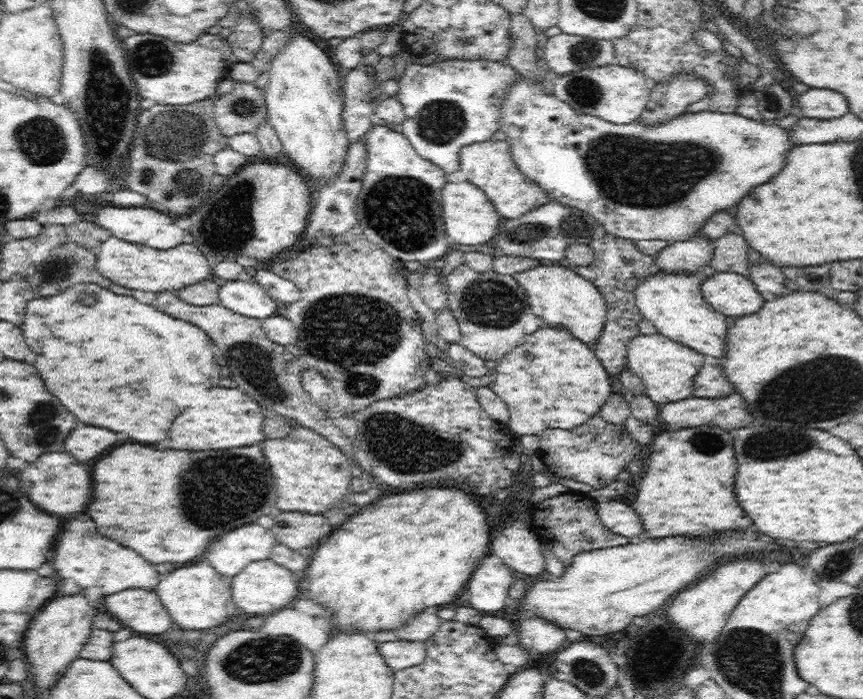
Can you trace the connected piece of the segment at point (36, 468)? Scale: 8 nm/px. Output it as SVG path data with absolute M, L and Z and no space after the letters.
M68 452L42 454L36 462L28 464L22 470L20 482L36 507L49 514L80 512L80 510L84 510L84 506L90 502L90 496L92 496L92 482L90 482L90 474L88 474L86 466Z

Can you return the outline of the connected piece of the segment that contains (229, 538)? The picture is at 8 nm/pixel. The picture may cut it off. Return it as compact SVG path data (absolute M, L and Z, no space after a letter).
M250 524L212 540L204 558L216 572L232 579L251 562L268 559L275 545L272 530Z

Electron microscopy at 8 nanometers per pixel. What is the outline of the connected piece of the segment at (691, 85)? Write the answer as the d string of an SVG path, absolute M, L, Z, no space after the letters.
M684 73L675 74L668 84L657 84L652 90L640 121L646 125L659 125L684 114L692 102L710 94L713 94L713 87L704 79Z

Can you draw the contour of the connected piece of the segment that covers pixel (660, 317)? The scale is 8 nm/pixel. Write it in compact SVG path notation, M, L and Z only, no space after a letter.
M660 273L641 278L635 288L636 307L643 318L650 320L658 333L673 341L685 344L702 354L718 358L724 356L728 326L726 316L714 310L700 292L704 279L698 274Z

